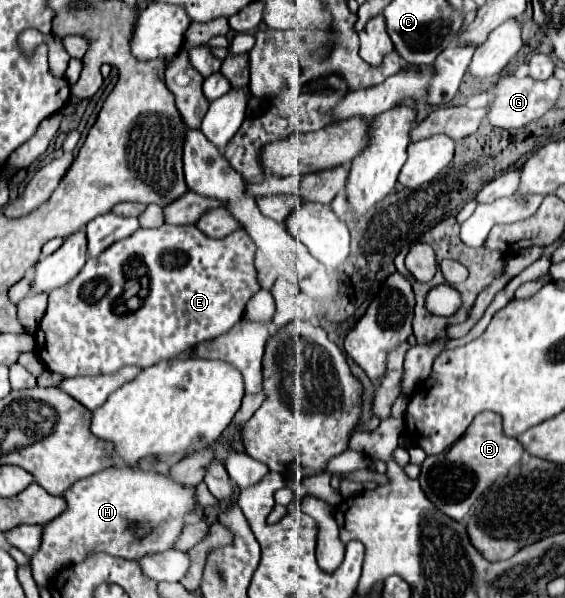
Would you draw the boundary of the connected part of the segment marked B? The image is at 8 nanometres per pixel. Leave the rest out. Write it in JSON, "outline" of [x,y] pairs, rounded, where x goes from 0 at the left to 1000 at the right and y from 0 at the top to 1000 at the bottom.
{"outline":[[[853,689],[839,699],[828,719],[800,749],[782,759],[758,763],[747,776],[743,813],[758,836],[804,870],[818,870],[842,843],[846,829],[864,819],[878,799],[896,796],[899,786],[924,769],[927,746],[913,732],[899,732],[888,719],[888,696],[878,689]]]}

